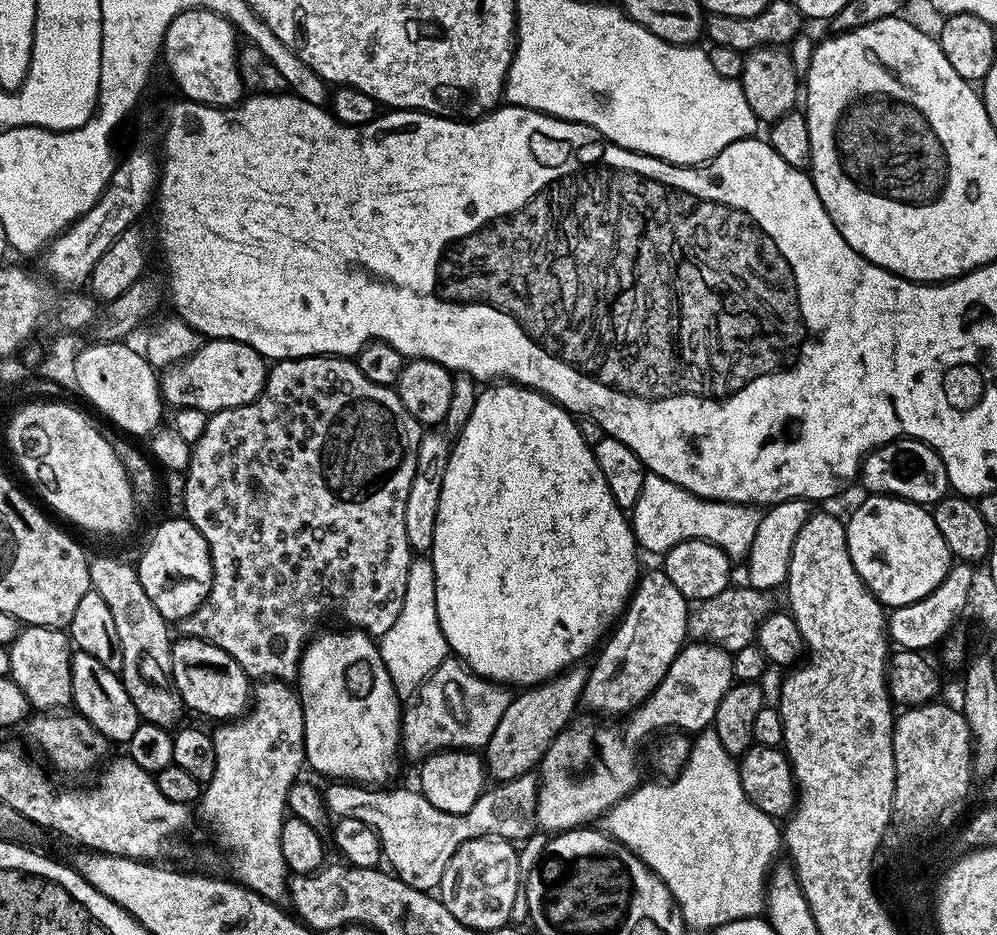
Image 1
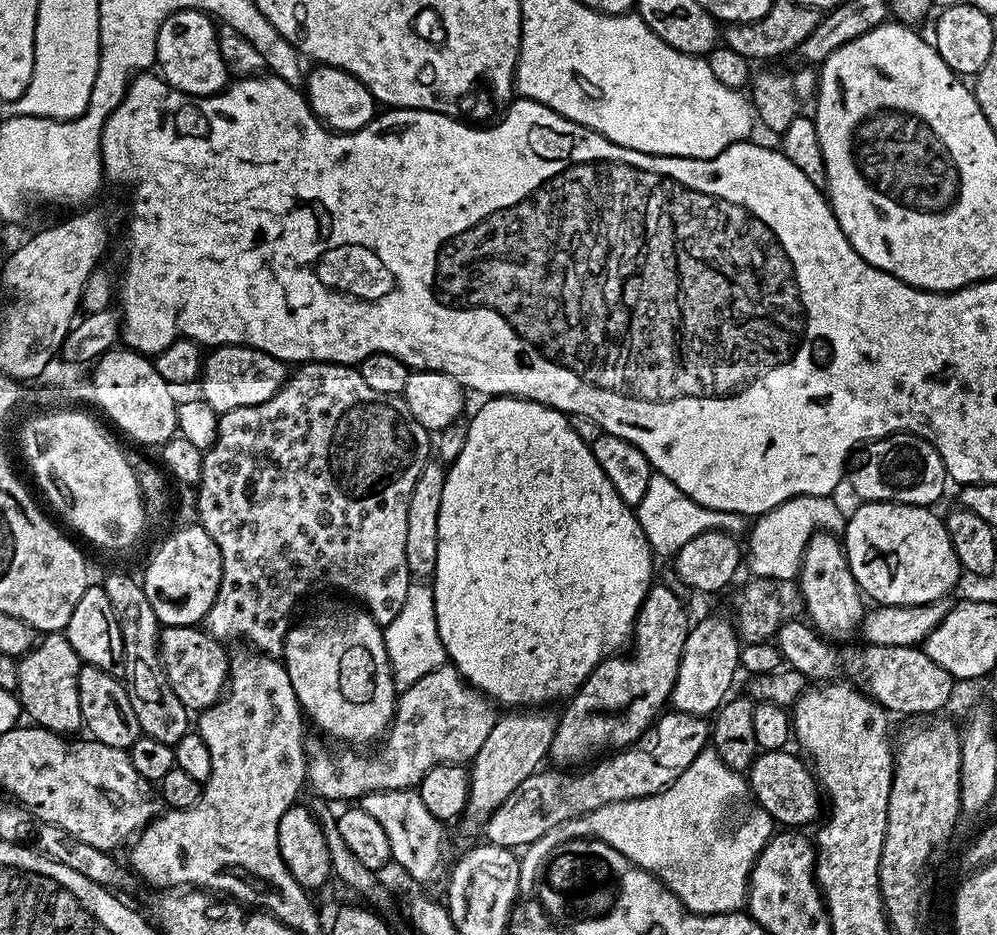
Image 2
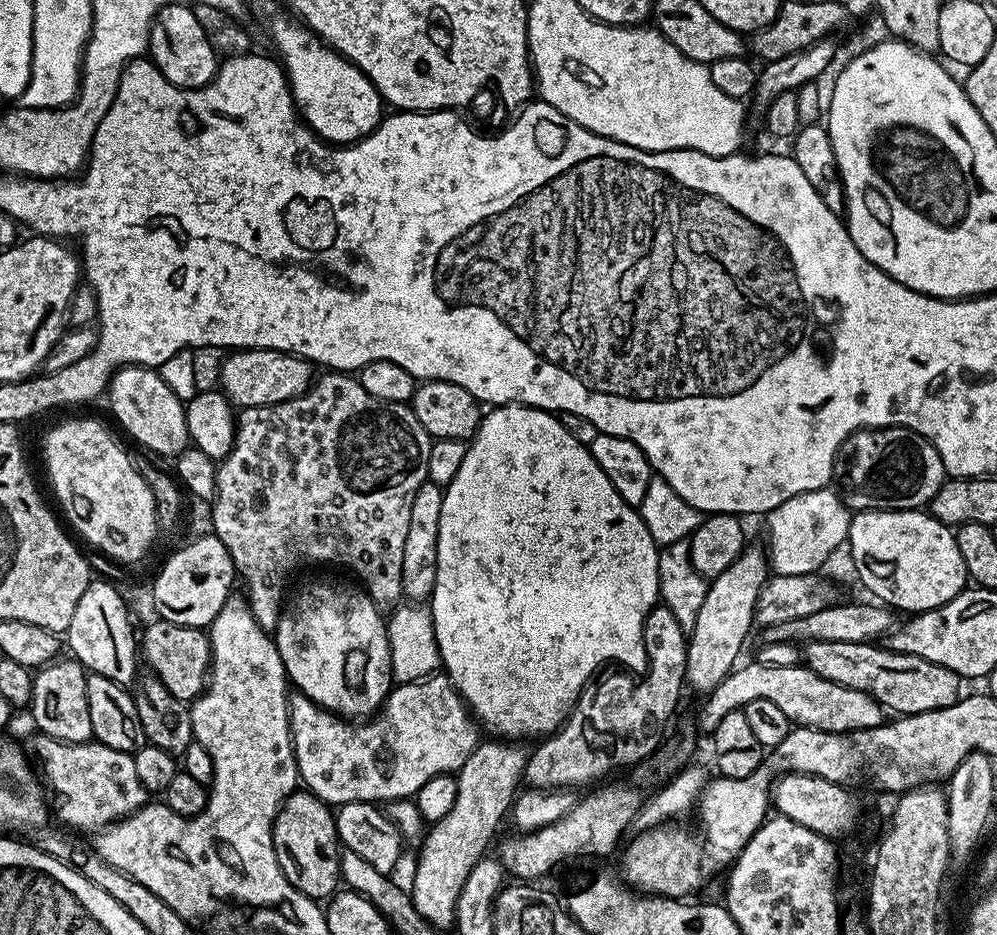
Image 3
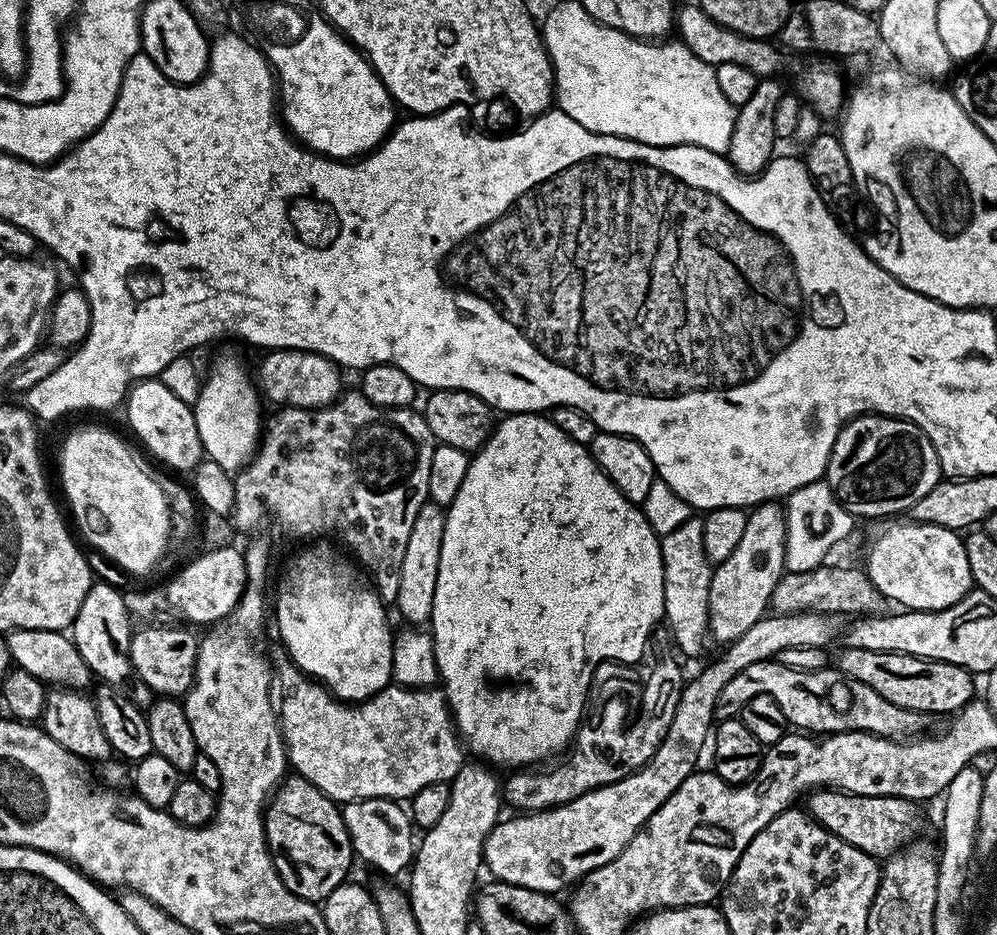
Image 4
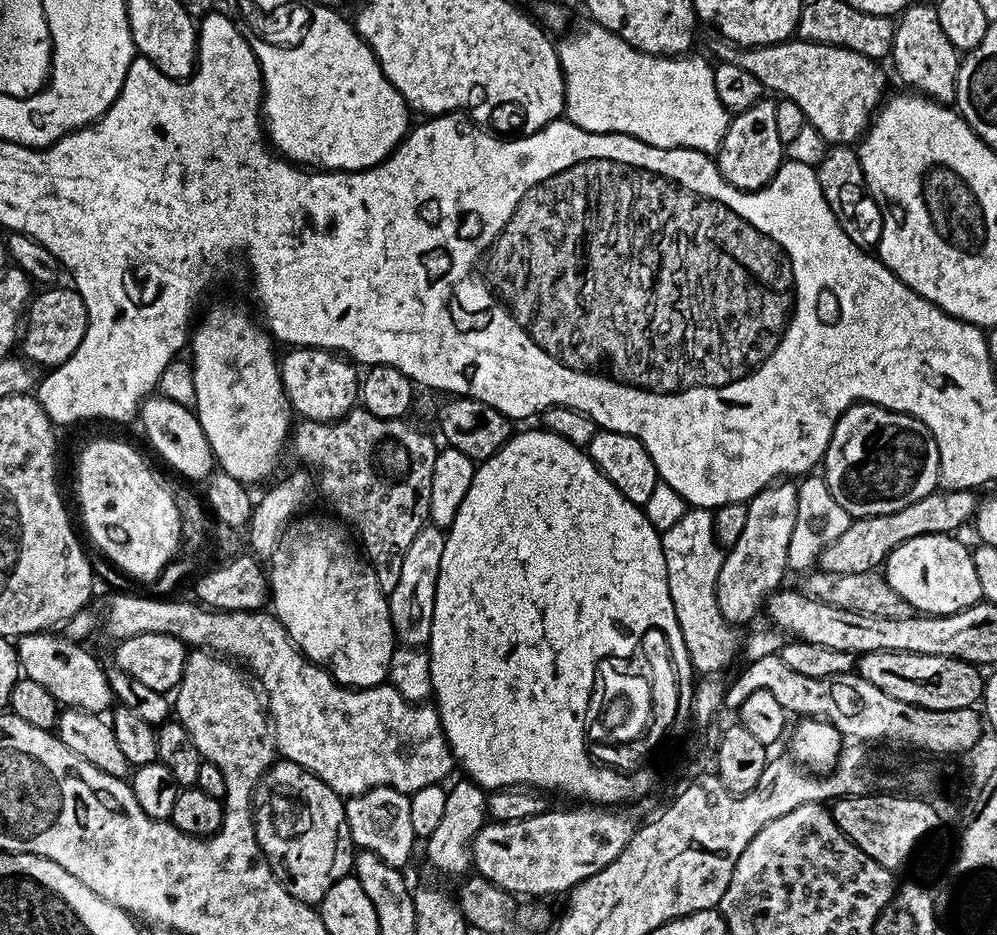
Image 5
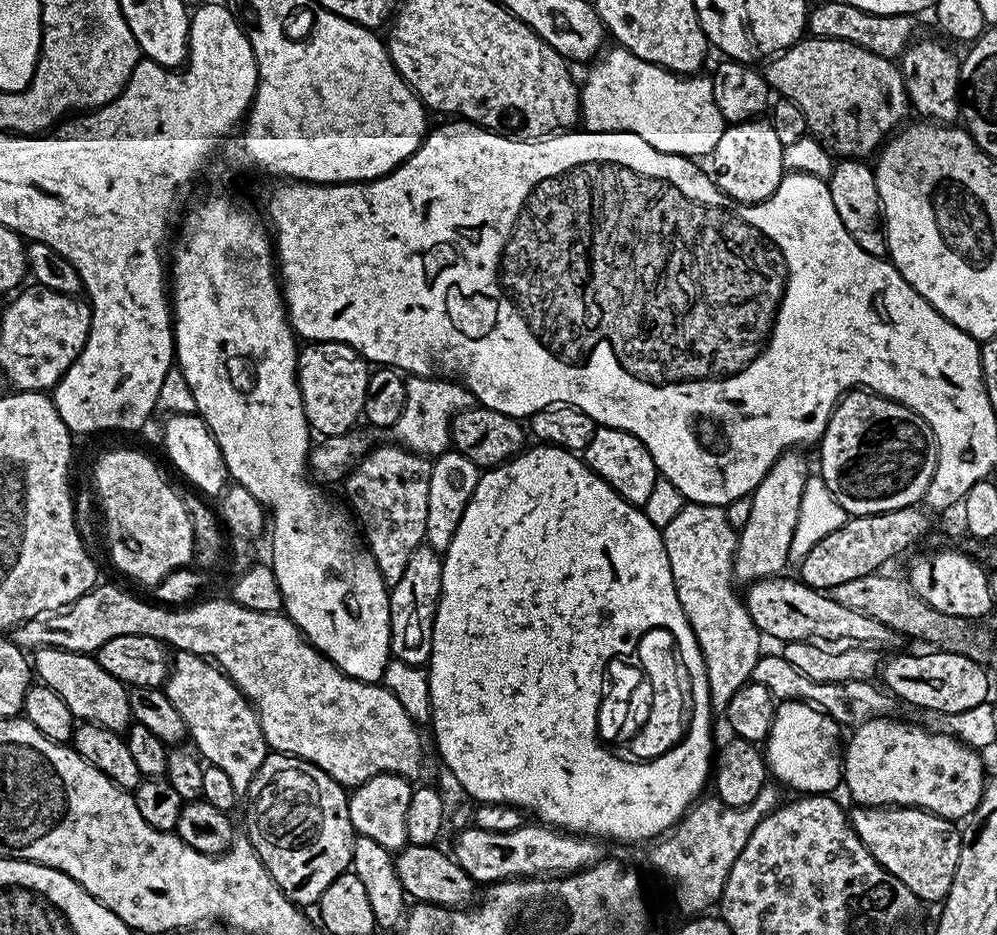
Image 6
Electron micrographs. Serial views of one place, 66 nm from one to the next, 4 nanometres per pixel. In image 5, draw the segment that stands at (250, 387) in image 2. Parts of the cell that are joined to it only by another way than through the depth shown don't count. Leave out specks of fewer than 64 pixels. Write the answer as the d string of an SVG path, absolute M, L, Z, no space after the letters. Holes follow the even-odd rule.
M298 346L285 352L288 353L285 356L283 353L280 360L280 377L288 402L299 417L332 423L340 420L357 405L360 374L351 361L325 348Z

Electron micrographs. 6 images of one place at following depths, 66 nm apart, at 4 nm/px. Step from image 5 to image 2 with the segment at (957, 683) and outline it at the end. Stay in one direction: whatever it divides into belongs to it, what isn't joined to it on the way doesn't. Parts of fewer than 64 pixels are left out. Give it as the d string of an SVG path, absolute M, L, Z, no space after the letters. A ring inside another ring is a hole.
M800 618L787 620L777 629L774 643L780 649L783 663L791 671L801 672L812 682L832 682L837 679L837 664L853 685L863 686L867 695L892 714L901 712L904 716L924 716L927 712L946 707L952 696L952 676L946 674L946 670L930 659L920 646L911 648L870 644L867 647L844 648L836 656L836 648L832 645L835 643L829 642Z

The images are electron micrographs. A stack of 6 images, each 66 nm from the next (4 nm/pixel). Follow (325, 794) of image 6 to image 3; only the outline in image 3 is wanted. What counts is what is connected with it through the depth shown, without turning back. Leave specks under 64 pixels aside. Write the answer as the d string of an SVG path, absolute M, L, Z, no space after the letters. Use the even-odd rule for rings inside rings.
M307 790L293 792L280 805L280 812L276 815L276 821L272 827L272 837L274 838L274 850L278 854L278 866L282 866L282 874L286 874L288 881L298 891L317 902L331 897L337 891L342 880L340 873L342 845L340 835L336 832L336 818L333 809L323 800L319 800Z

